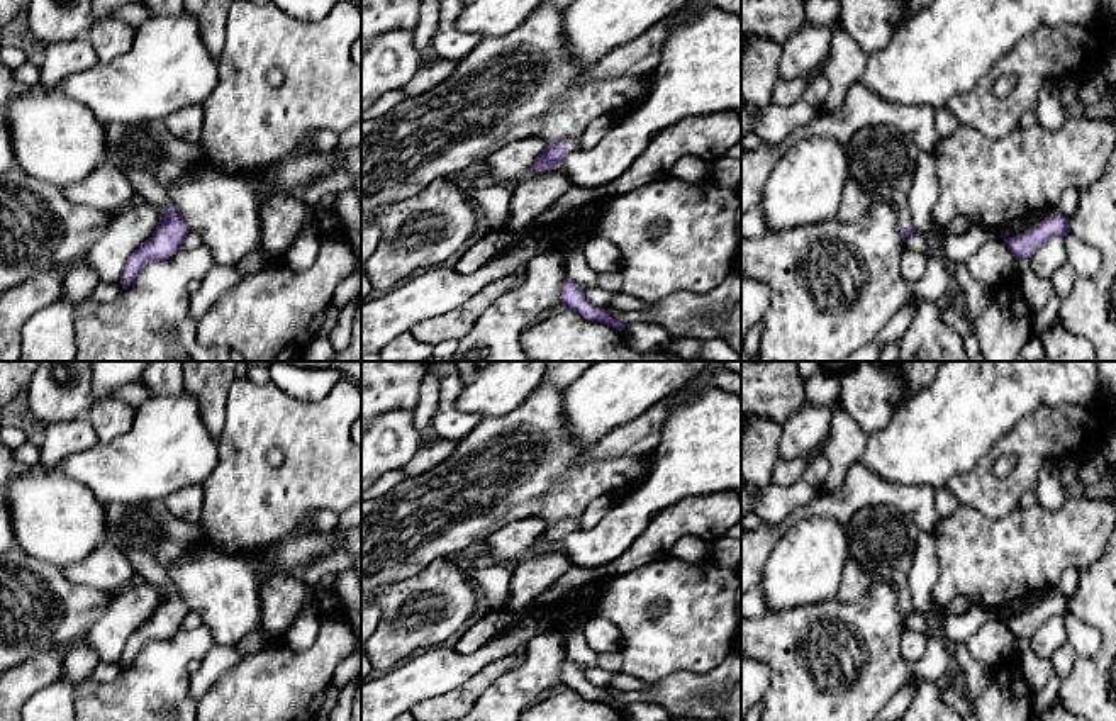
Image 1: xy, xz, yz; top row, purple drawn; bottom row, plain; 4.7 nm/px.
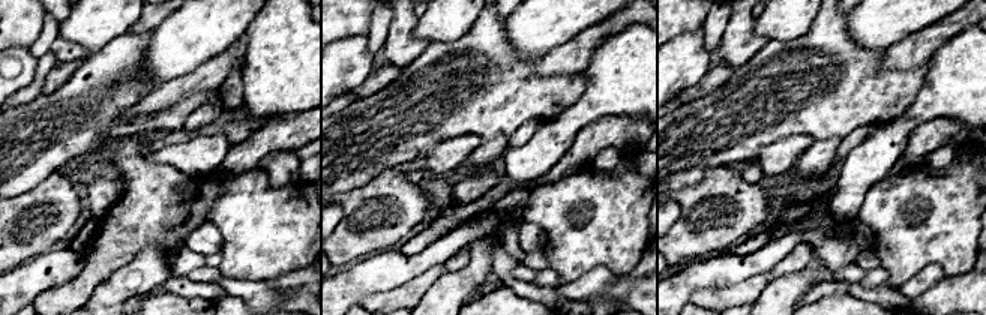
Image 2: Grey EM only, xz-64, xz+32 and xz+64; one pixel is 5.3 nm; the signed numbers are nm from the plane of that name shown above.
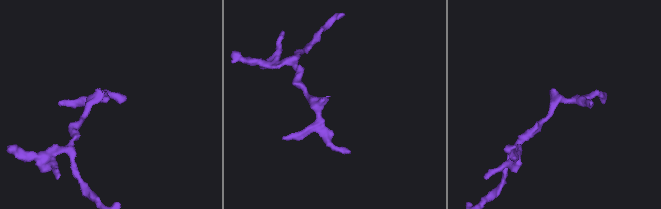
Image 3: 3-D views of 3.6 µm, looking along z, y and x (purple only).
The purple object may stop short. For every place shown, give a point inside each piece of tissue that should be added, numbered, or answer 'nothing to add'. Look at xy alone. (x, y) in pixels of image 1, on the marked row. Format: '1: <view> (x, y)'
1: xy (148, 155)

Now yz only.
1: yz (882, 160)

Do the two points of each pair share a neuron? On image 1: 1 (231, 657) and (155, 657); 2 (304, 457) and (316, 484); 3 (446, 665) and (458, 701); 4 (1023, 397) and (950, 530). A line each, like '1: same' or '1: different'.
1: different
2: same
3: different
4: different

